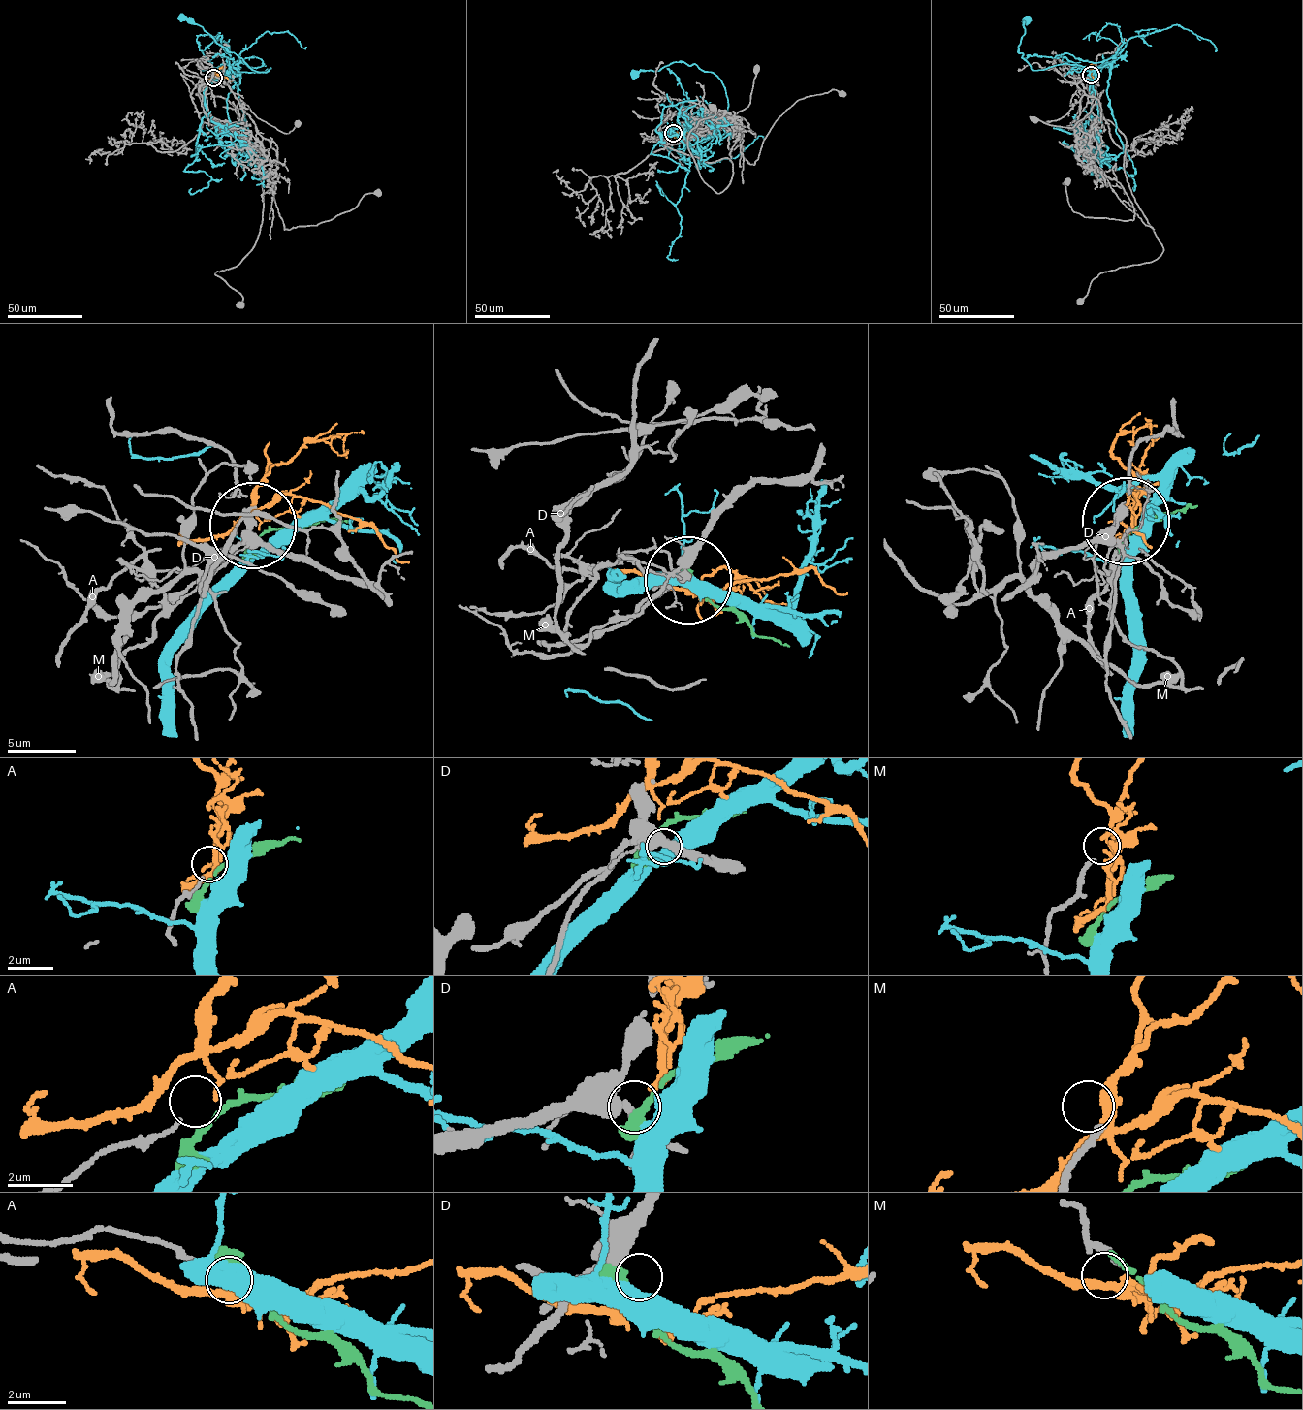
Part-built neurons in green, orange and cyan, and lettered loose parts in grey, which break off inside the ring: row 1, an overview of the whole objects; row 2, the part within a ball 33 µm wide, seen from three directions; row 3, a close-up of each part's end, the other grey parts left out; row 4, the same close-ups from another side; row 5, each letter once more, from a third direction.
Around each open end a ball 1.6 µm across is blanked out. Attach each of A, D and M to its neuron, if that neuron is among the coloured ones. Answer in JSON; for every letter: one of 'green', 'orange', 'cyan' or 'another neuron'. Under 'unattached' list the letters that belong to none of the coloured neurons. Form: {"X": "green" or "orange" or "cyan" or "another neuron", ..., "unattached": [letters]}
{"A": "orange", "D": "another neuron", "M": "another neuron", "unattached": ["D", "M"]}

